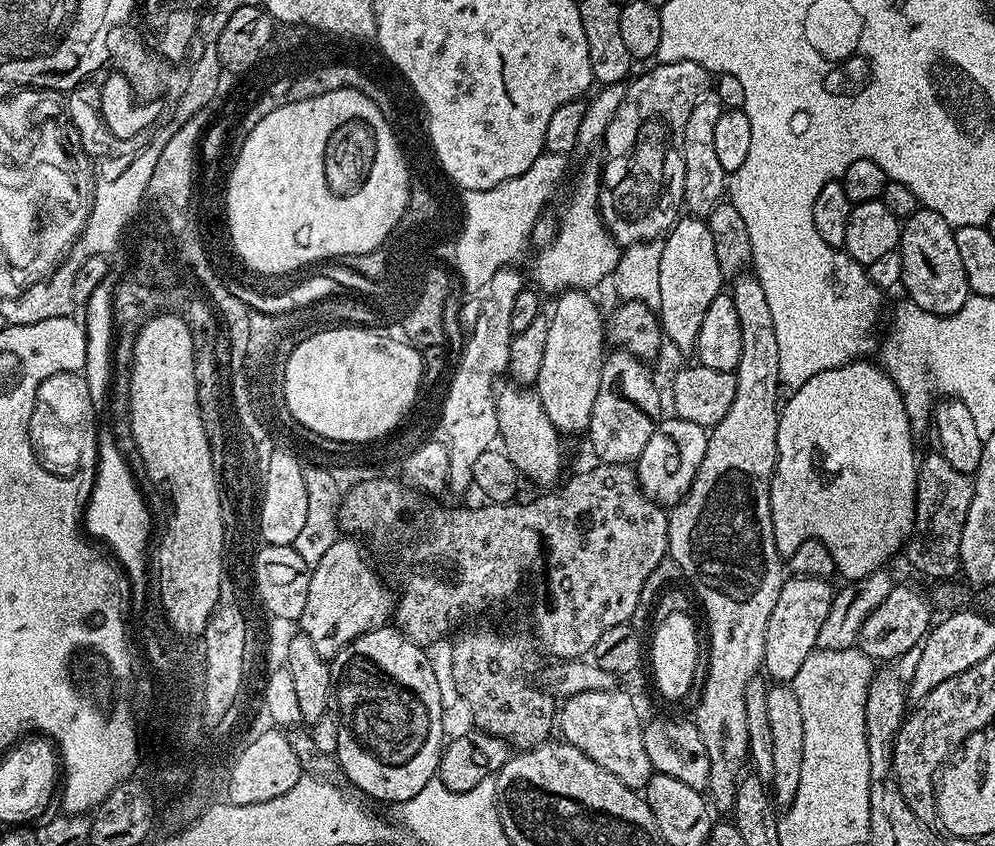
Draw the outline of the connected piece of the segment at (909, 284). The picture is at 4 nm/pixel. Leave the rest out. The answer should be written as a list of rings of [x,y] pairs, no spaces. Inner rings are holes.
[[[923,206],[917,207],[916,213],[903,221],[898,251],[901,256],[899,283],[908,291],[907,299],[911,303],[935,316],[949,316],[962,310],[970,295],[968,279],[966,270],[962,266],[962,257],[958,254],[955,231],[948,225],[946,218],[942,218],[942,214]]]

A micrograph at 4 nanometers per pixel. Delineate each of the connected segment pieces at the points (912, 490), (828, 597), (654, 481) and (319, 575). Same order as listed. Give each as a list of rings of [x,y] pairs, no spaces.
[[[857,358],[850,364],[844,364],[834,370],[822,370],[822,374],[814,374],[810,382],[795,389],[788,401],[783,401],[779,409],[780,421],[778,422],[778,442],[776,443],[776,473],[772,476],[772,491],[769,492],[770,510],[772,511],[772,529],[774,530],[774,542],[778,554],[782,558],[794,554],[798,546],[807,540],[821,540],[834,554],[836,571],[845,581],[861,580],[871,572],[879,572],[884,564],[896,551],[905,547],[906,541],[912,534],[912,523],[916,517],[916,469],[918,467],[918,455],[912,445],[912,431],[914,425],[908,419],[904,409],[904,396],[898,390],[898,386],[879,363],[867,364],[864,358]]]
[[[805,576],[785,579],[778,594],[778,602],[774,602],[774,610],[770,613],[764,643],[762,668],[773,676],[773,681],[790,682],[798,674],[798,670],[802,670],[802,662],[806,662],[811,652],[817,651],[818,630],[822,630],[822,622],[826,622],[826,614],[830,614],[834,595],[832,586],[827,580]]]
[[[661,419],[657,424],[654,434],[650,434],[650,442],[646,442],[646,450],[642,450],[634,468],[640,489],[661,506],[675,506],[687,494],[708,445],[708,432],[705,429],[699,428],[694,422],[671,419]]]
[[[352,538],[337,539],[330,550],[323,555],[316,568],[311,569],[310,590],[306,594],[306,610],[302,610],[298,621],[299,631],[310,642],[314,642],[314,650],[325,658],[337,656],[355,636],[374,628],[385,627],[394,612],[394,596],[388,593],[388,588],[376,577],[376,572],[364,561],[364,552]]]

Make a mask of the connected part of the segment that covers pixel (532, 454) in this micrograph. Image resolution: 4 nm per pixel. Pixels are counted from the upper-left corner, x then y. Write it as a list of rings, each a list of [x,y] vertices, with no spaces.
[[[513,382],[505,383],[495,389],[498,440],[502,450],[508,455],[510,462],[514,462],[517,472],[525,481],[533,480],[536,484],[552,484],[556,479],[559,481],[559,468],[564,464],[560,457],[561,433],[556,431],[554,422],[546,418],[540,397],[531,387],[521,387]]]

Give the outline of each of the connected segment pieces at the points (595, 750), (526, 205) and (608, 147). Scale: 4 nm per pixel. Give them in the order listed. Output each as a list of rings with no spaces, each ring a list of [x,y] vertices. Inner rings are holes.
[[[619,687],[579,693],[563,701],[564,709],[558,712],[558,728],[564,731],[563,739],[573,744],[586,758],[598,762],[602,770],[610,770],[626,786],[643,790],[654,769],[650,754],[646,754],[644,724],[640,712],[628,692]]]
[[[542,154],[522,174],[494,186],[490,190],[474,190],[476,196],[468,196],[468,232],[460,232],[454,240],[454,263],[468,287],[469,293],[479,292],[494,278],[496,271],[502,267],[511,265],[524,252],[524,247],[530,244],[532,228],[535,227],[547,206],[556,183],[564,176],[565,157],[560,154]]]
[[[670,62],[669,64],[657,63],[656,68],[637,75],[624,89],[624,97],[610,122],[610,126],[604,132],[602,149],[604,148],[604,168],[602,164],[602,183],[600,186],[600,216],[604,220],[604,226],[608,235],[616,241],[617,245],[642,244],[645,240],[656,240],[663,237],[668,229],[680,219],[684,208],[684,179],[686,178],[686,162],[682,154],[682,134],[686,134],[686,118],[690,118],[690,110],[694,110],[694,102],[701,100],[705,92],[710,88],[710,73],[698,62]]]

